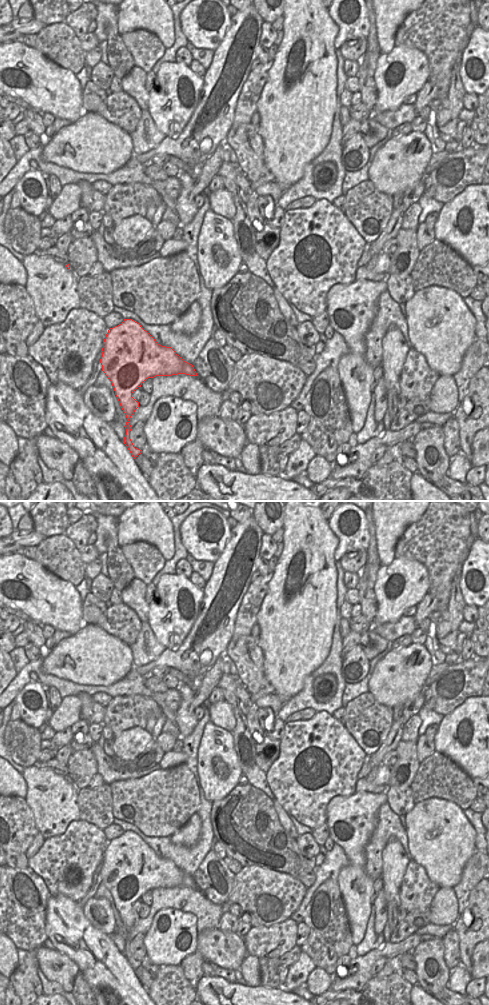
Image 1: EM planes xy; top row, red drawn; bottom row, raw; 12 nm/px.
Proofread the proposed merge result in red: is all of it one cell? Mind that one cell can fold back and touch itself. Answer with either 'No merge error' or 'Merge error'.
No merge error.

